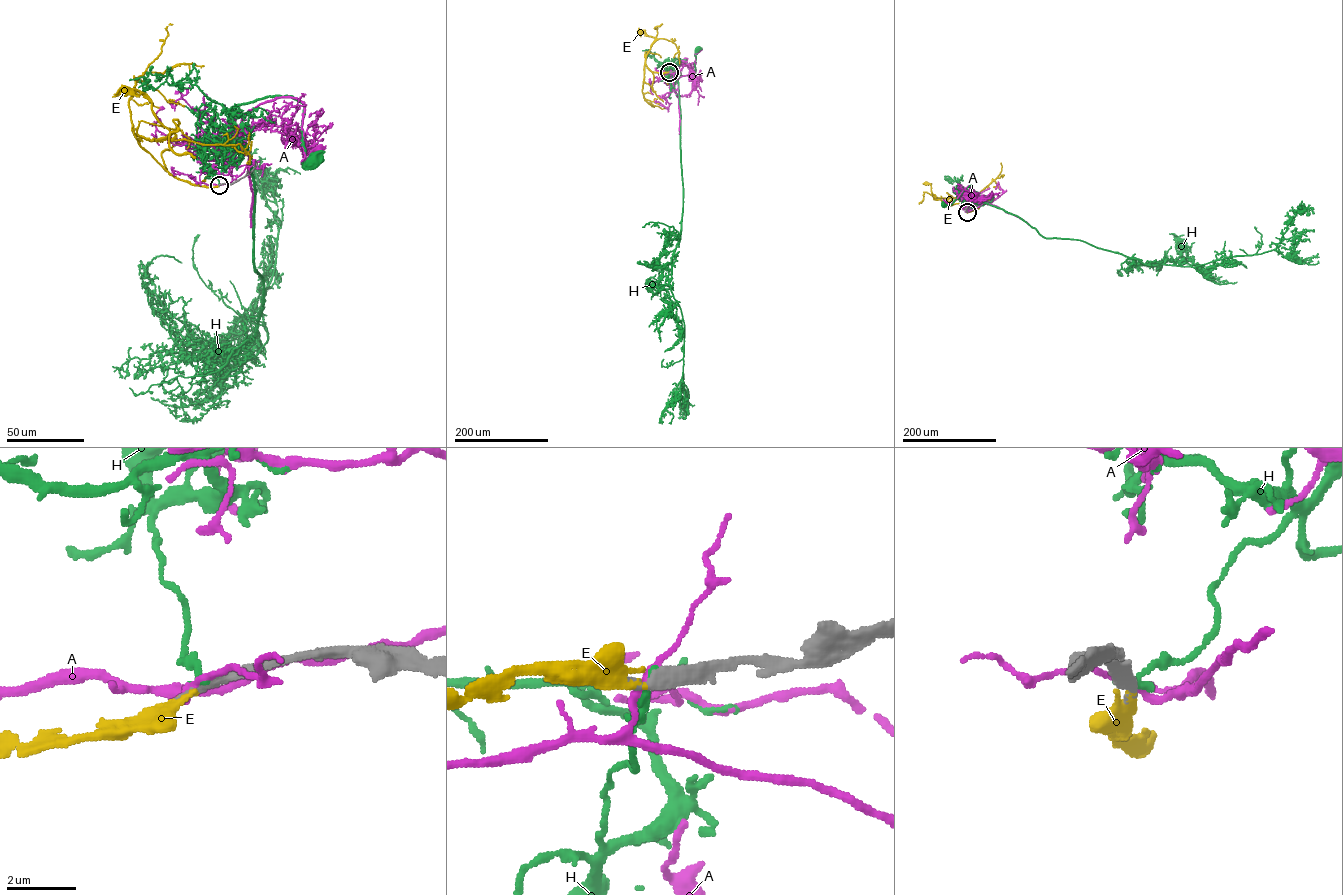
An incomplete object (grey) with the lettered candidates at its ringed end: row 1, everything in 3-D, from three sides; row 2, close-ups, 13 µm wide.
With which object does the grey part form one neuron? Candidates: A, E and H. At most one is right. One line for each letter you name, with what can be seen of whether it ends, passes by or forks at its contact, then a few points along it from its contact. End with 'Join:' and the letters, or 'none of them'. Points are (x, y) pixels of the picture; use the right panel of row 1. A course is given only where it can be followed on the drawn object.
E: it passes by; course (967, 212), (967, 206), (956, 198), (932, 196), (931, 185), (926, 183)
Join: E

